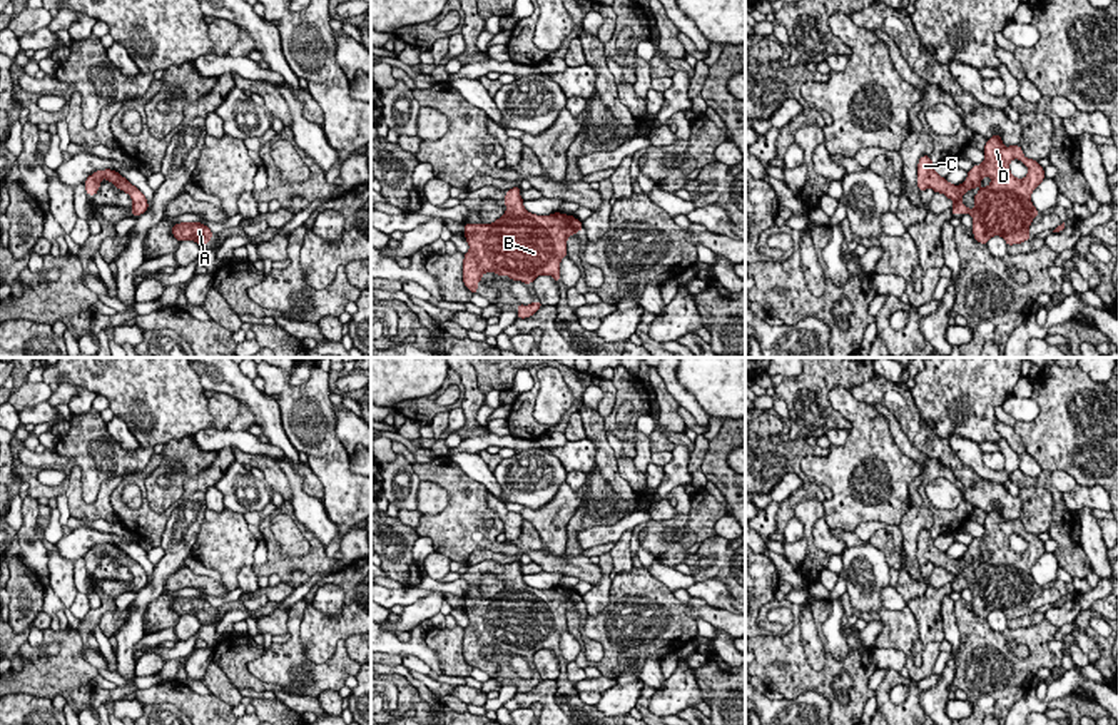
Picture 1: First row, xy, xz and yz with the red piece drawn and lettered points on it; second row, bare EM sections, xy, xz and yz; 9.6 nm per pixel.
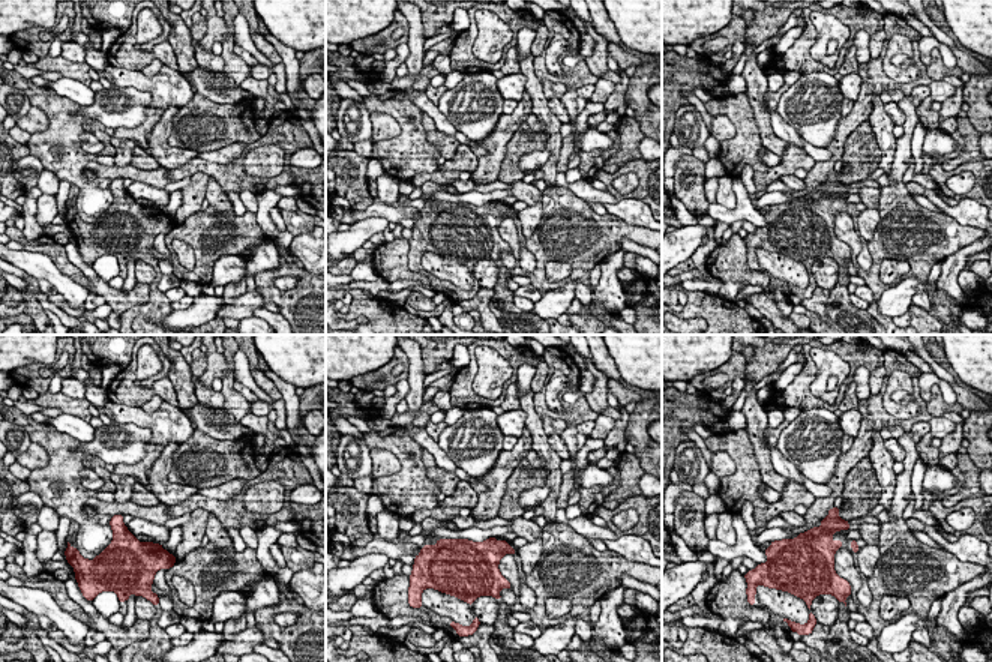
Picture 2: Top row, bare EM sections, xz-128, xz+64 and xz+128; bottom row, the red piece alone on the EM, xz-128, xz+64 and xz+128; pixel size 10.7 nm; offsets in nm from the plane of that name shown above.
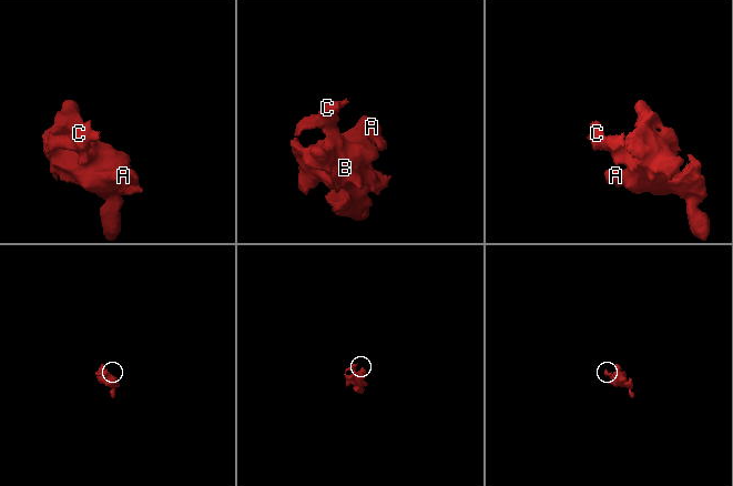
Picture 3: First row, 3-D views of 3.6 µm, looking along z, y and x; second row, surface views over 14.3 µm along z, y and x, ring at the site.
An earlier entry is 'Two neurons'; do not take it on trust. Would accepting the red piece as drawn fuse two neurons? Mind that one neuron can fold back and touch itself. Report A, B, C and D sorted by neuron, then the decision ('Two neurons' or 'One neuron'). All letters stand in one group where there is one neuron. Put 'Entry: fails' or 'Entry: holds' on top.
Entry: fails
Groups: A B C D. One neuron

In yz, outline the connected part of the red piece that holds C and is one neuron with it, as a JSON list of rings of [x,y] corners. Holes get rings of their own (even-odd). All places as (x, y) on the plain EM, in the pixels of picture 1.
[[[999,508],[988,513],[984,535],[973,540],[966,556],[953,560],[941,551],[931,531],[922,530],[917,538],[919,565],[933,563],[954,576],[953,590],[969,588],[973,608],[979,618],[988,618],[993,610],[1001,610],[1008,620],[1021,618],[1029,611],[1029,600],[1039,588],[1031,576],[1033,565],[1044,555],[1044,543],[1038,535],[1026,533],[1019,520],[1004,521]],[[1013,533],[1028,541],[1028,550],[1016,553],[1009,545]],[[978,561],[974,581],[968,583],[961,573]]]

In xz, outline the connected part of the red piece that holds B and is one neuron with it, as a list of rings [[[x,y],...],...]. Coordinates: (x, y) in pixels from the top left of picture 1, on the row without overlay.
[[[520,561],[505,568],[505,588],[493,598],[465,598],[470,625],[463,633],[463,657],[475,668],[485,646],[531,658],[538,650],[560,657],[567,613],[583,600],[567,588],[536,590],[523,581]]]

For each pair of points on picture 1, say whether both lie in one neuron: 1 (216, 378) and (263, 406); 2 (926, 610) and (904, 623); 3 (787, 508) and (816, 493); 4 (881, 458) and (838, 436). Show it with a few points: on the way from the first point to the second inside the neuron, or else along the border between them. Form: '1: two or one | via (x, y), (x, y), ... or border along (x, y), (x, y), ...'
1: one | via (228, 378), (251, 396)
2: two | border along (908, 605), (916, 622), (918, 638)
3: one | via (792, 501), (802, 493), (809, 493)
4: two | border along (849, 431), (843, 445), (831, 446)

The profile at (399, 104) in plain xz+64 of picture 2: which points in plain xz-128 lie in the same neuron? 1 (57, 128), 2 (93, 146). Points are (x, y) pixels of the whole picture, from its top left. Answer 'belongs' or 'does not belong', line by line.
1: belongs
2: does not belong

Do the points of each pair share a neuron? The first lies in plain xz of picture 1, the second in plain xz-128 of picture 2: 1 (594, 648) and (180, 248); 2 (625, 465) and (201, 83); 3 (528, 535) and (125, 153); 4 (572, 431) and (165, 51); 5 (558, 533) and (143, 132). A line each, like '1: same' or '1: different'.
1: same
2: same
3: different
4: same
5: same

